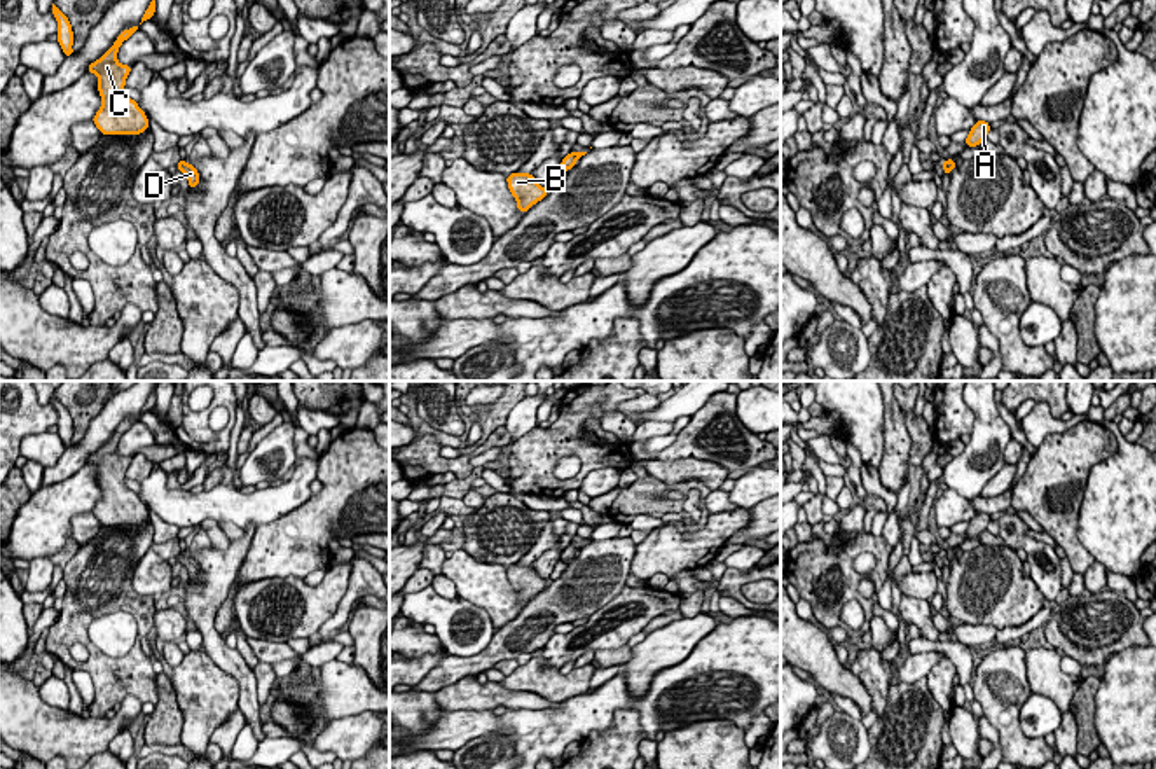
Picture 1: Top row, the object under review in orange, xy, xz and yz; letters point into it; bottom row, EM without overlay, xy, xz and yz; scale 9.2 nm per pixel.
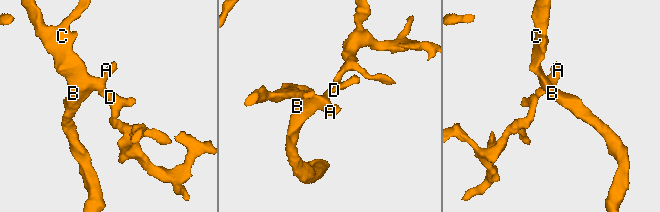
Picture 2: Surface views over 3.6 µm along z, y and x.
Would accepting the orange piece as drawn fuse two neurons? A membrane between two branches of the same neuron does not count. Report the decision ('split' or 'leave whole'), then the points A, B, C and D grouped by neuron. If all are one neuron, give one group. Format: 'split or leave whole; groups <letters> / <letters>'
leave whole; groups A B C D

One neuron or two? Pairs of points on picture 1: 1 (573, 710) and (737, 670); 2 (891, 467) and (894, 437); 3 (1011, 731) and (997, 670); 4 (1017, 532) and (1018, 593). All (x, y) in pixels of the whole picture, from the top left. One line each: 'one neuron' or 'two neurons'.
1: one neuron
2: one neuron
3: one neuron
4: two neurons

